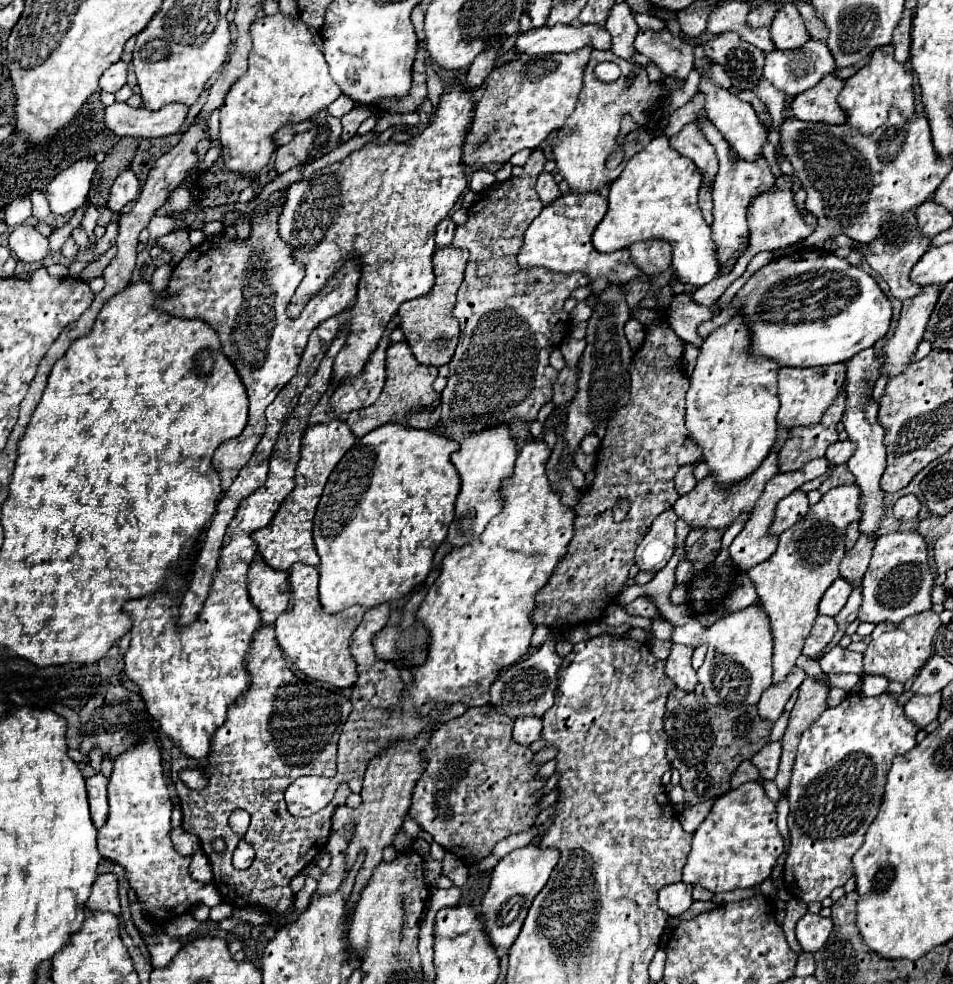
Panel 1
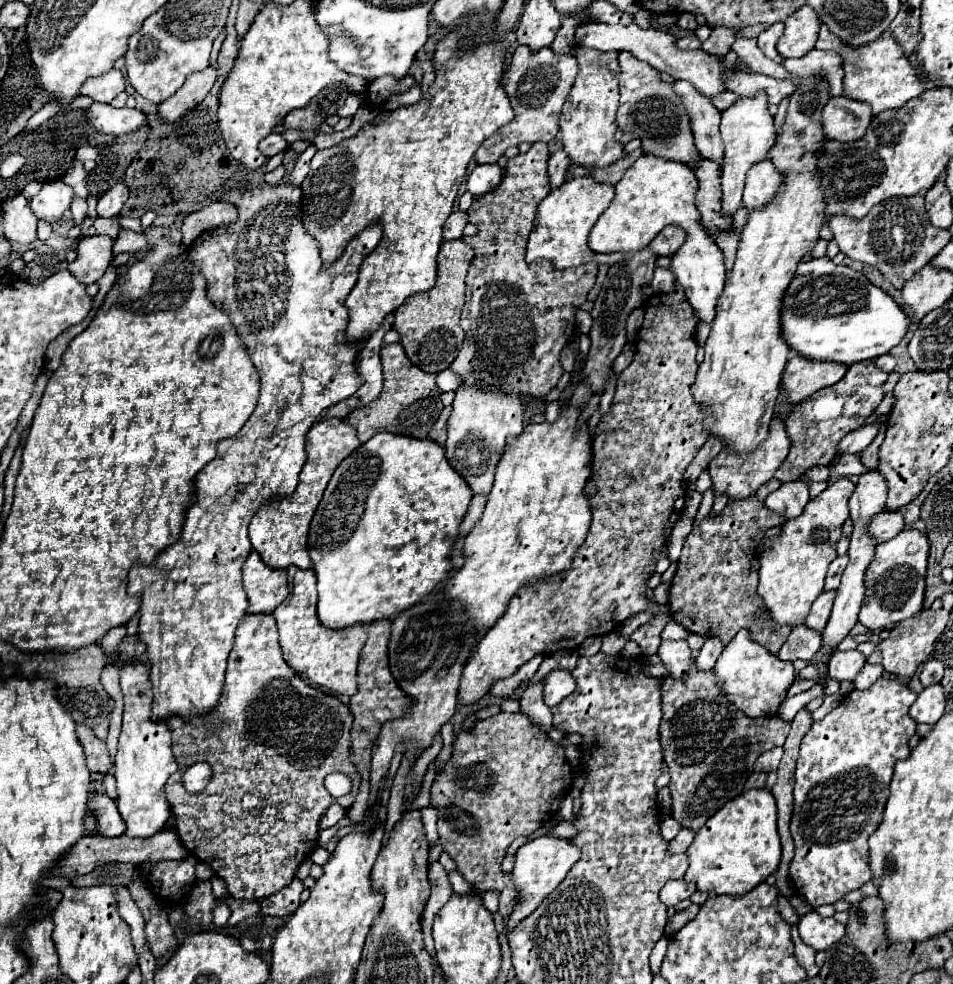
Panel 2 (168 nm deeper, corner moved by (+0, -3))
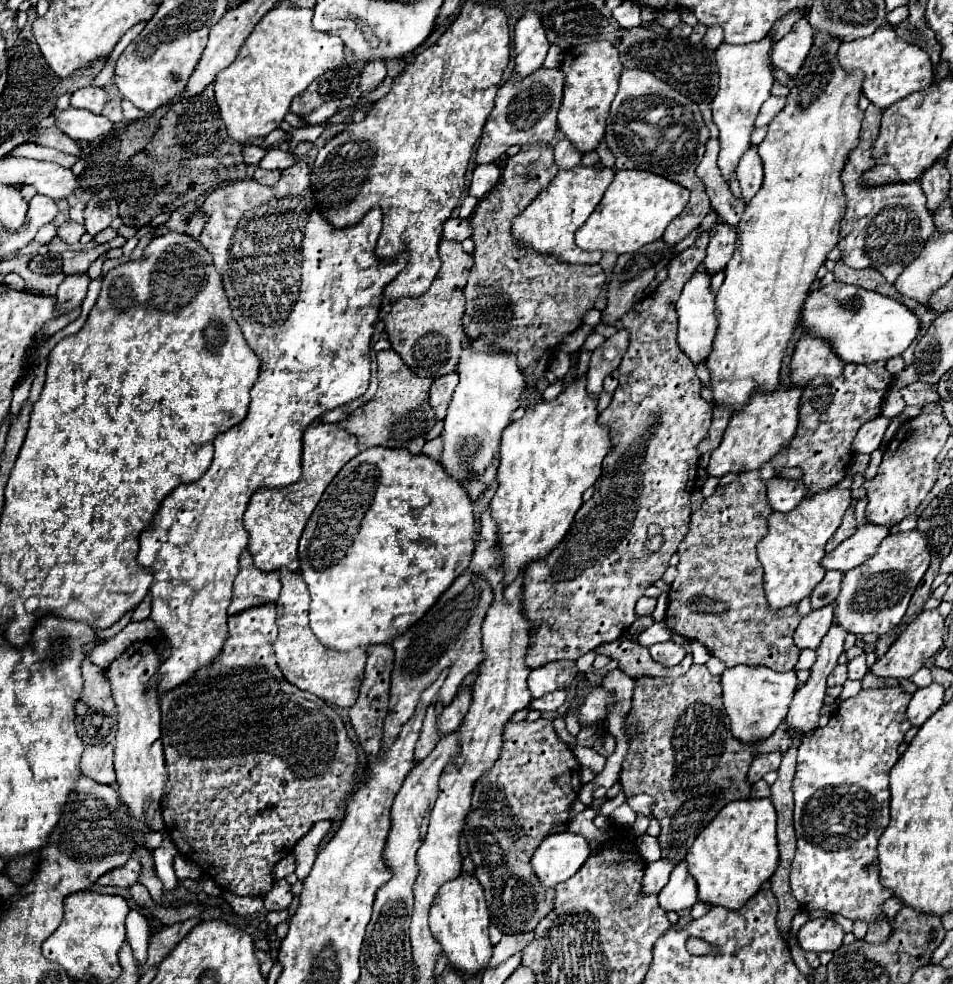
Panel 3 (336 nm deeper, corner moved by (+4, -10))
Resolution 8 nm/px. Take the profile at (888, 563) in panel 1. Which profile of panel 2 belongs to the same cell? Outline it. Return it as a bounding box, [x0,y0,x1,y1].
[858,530,928,630]

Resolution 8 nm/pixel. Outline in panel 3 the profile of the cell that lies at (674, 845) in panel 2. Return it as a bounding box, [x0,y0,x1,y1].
[642,859,674,895]

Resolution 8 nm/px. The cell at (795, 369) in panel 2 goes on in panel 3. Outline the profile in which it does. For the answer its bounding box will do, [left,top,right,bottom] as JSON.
[790,333,844,385]

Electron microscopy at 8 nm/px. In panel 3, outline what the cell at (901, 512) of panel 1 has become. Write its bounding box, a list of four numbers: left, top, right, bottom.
[822,501,890,571]

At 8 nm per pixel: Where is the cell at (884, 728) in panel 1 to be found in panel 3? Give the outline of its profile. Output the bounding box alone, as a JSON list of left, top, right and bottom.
[790,687,912,925]

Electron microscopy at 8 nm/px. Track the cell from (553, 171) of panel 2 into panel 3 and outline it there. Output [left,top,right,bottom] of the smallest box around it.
[554,139,582,169]

